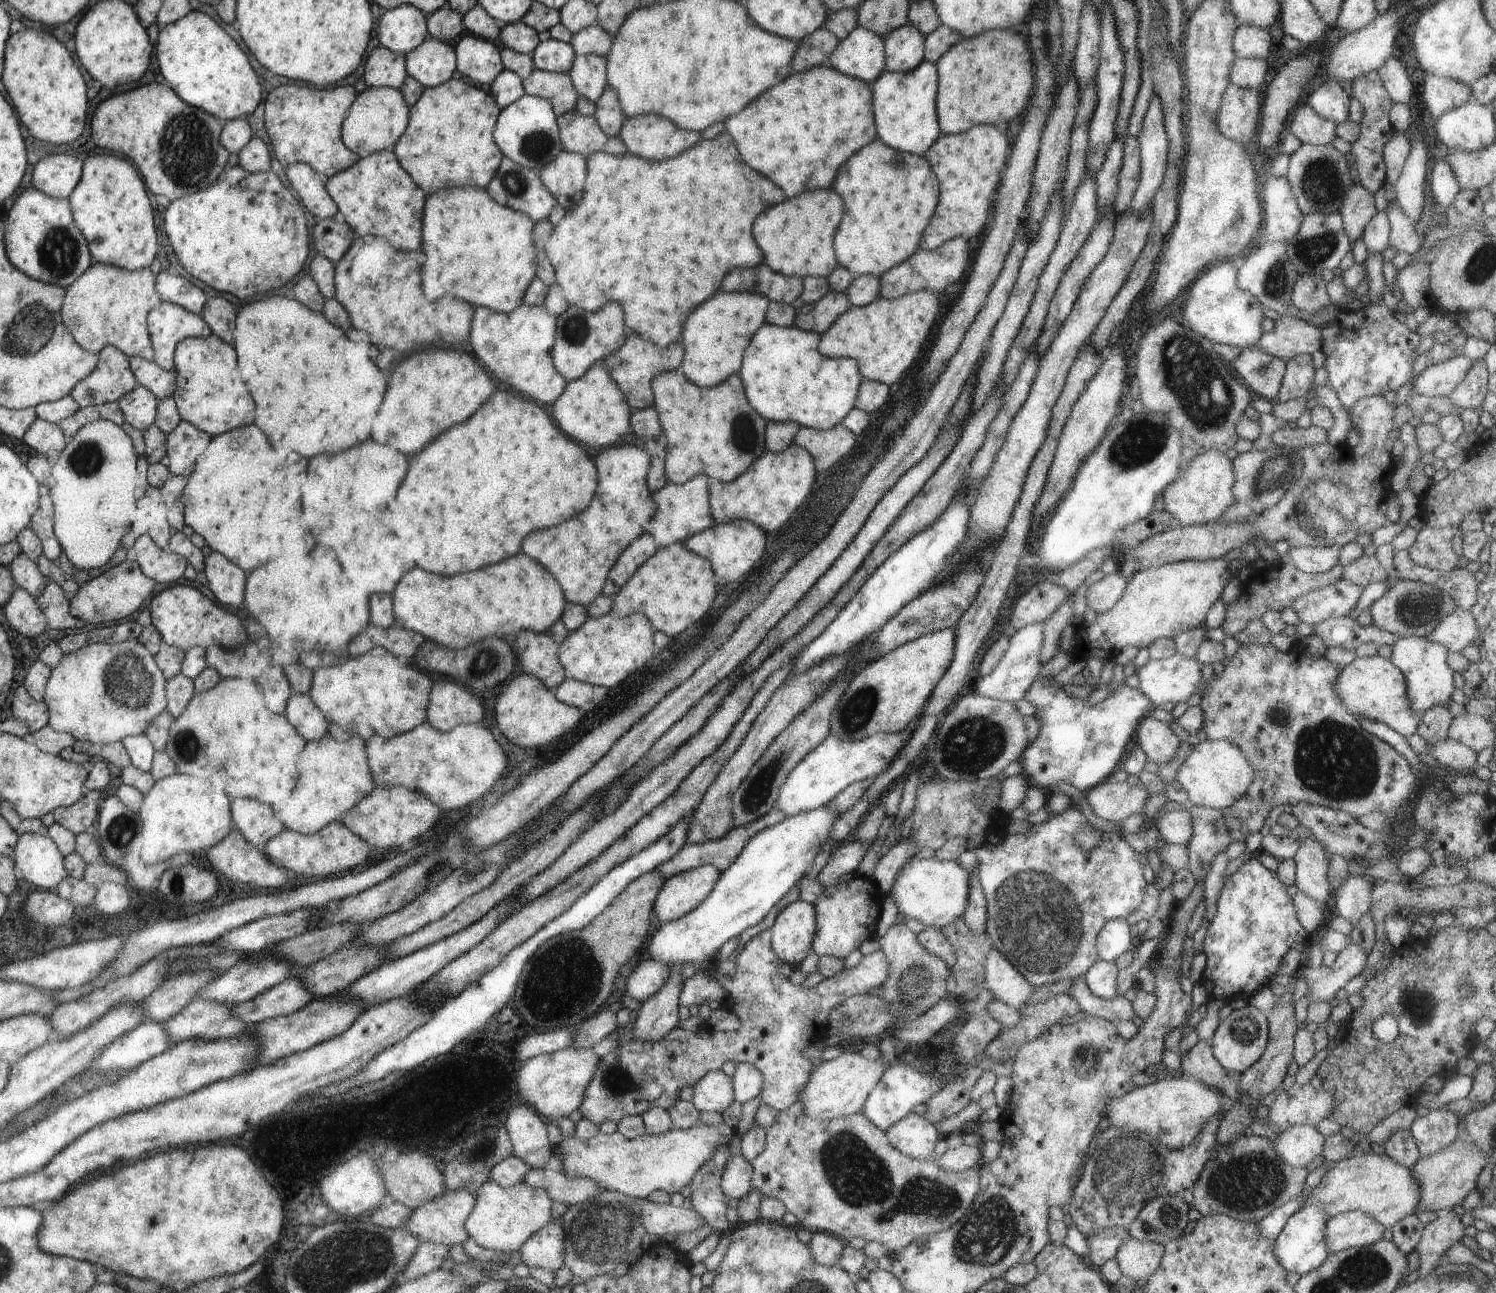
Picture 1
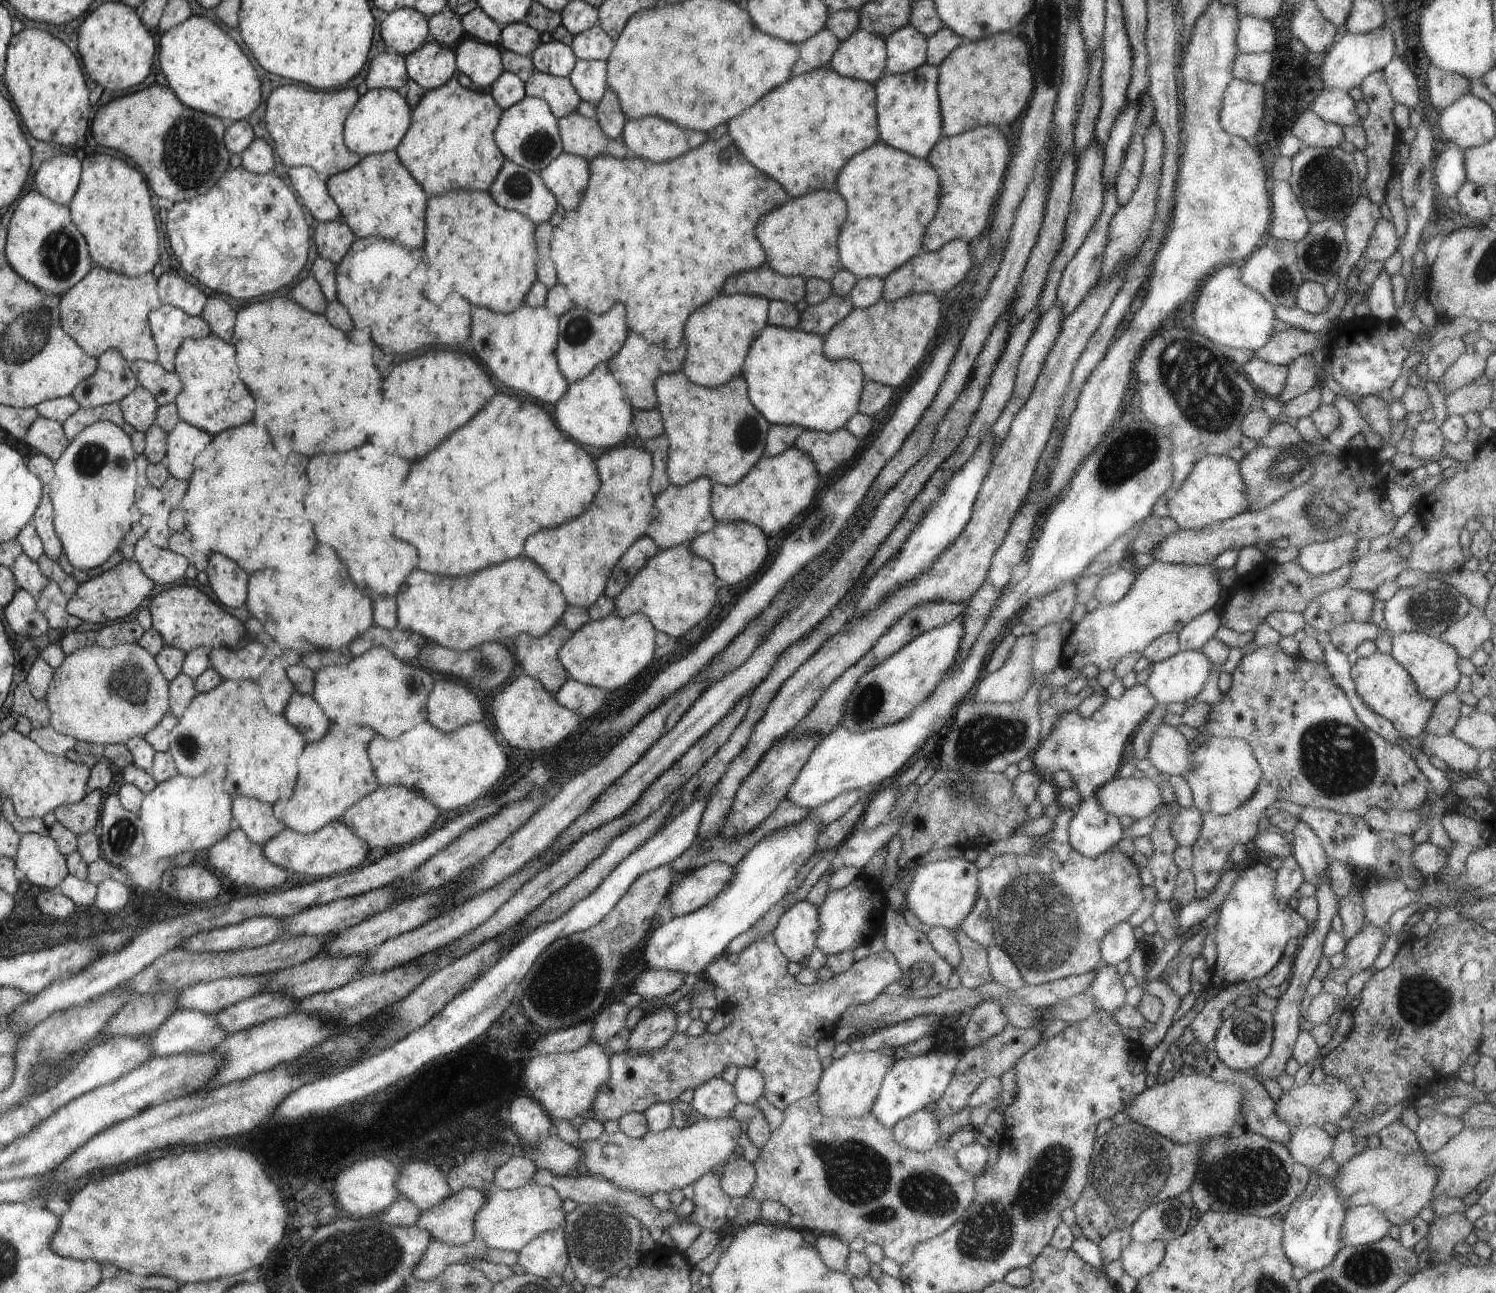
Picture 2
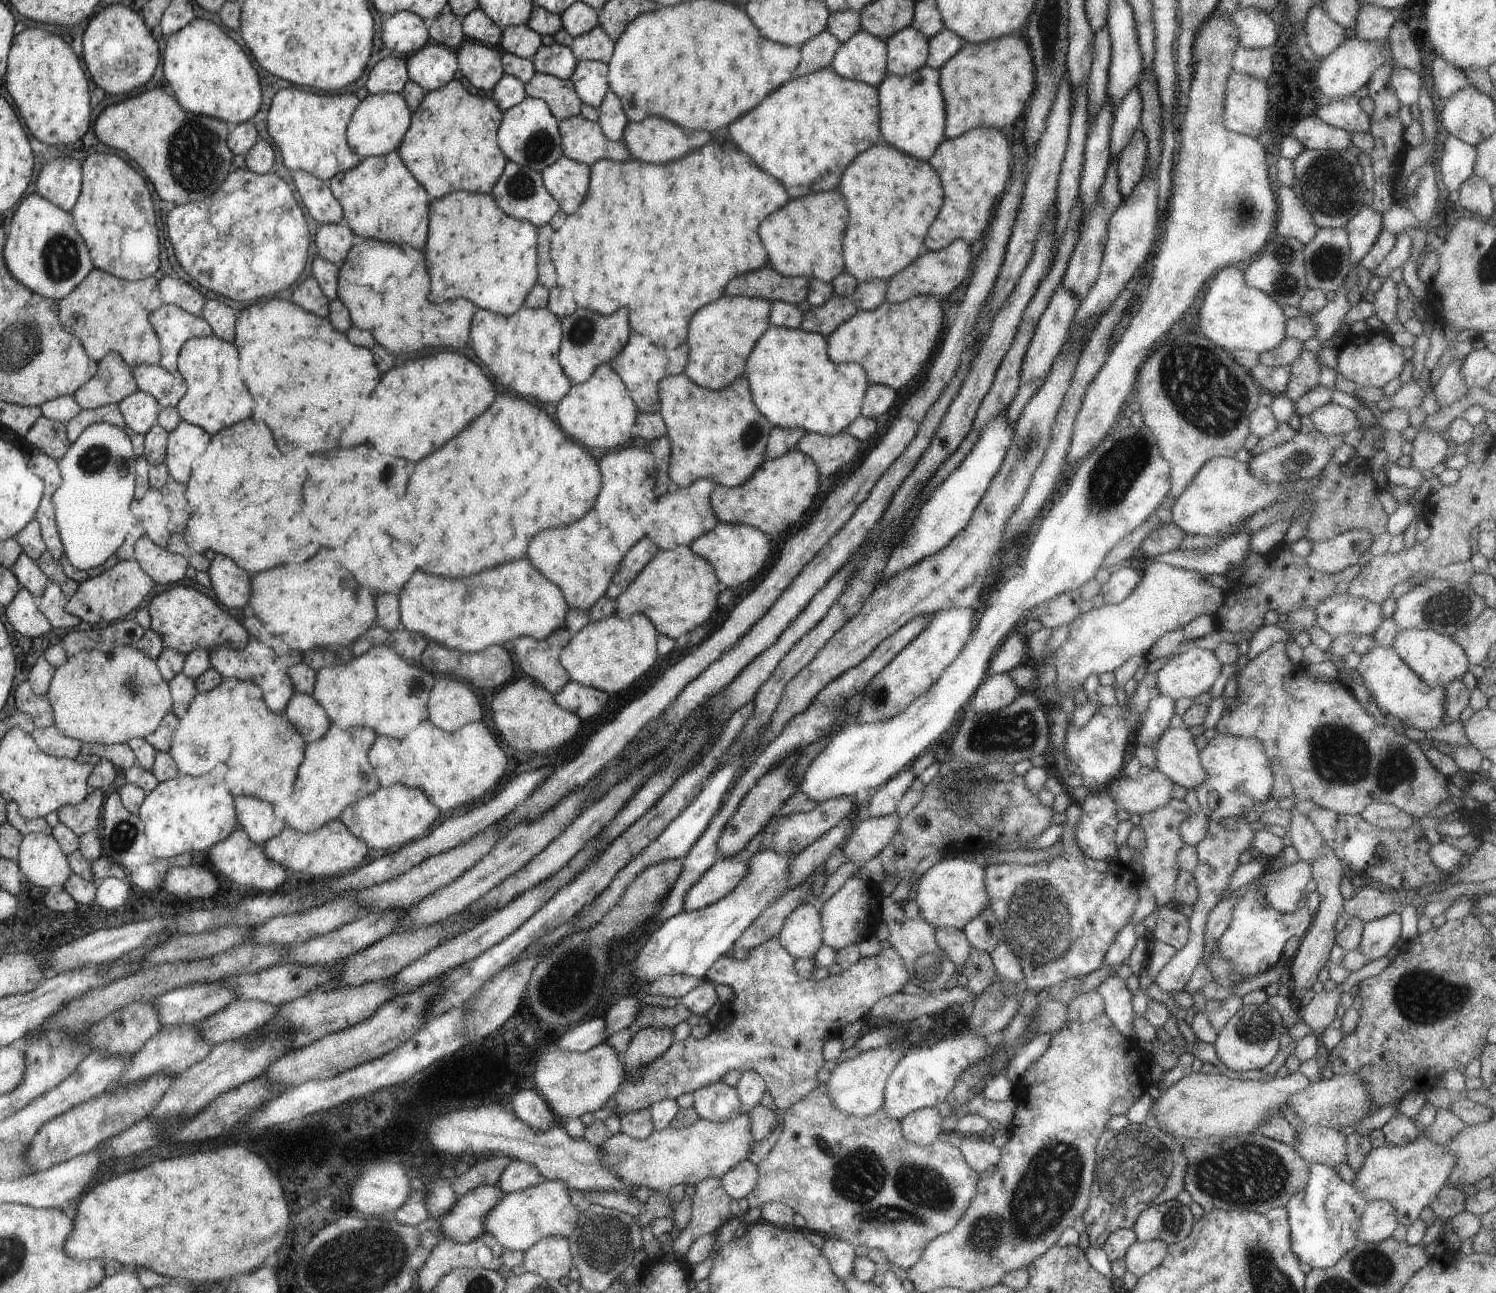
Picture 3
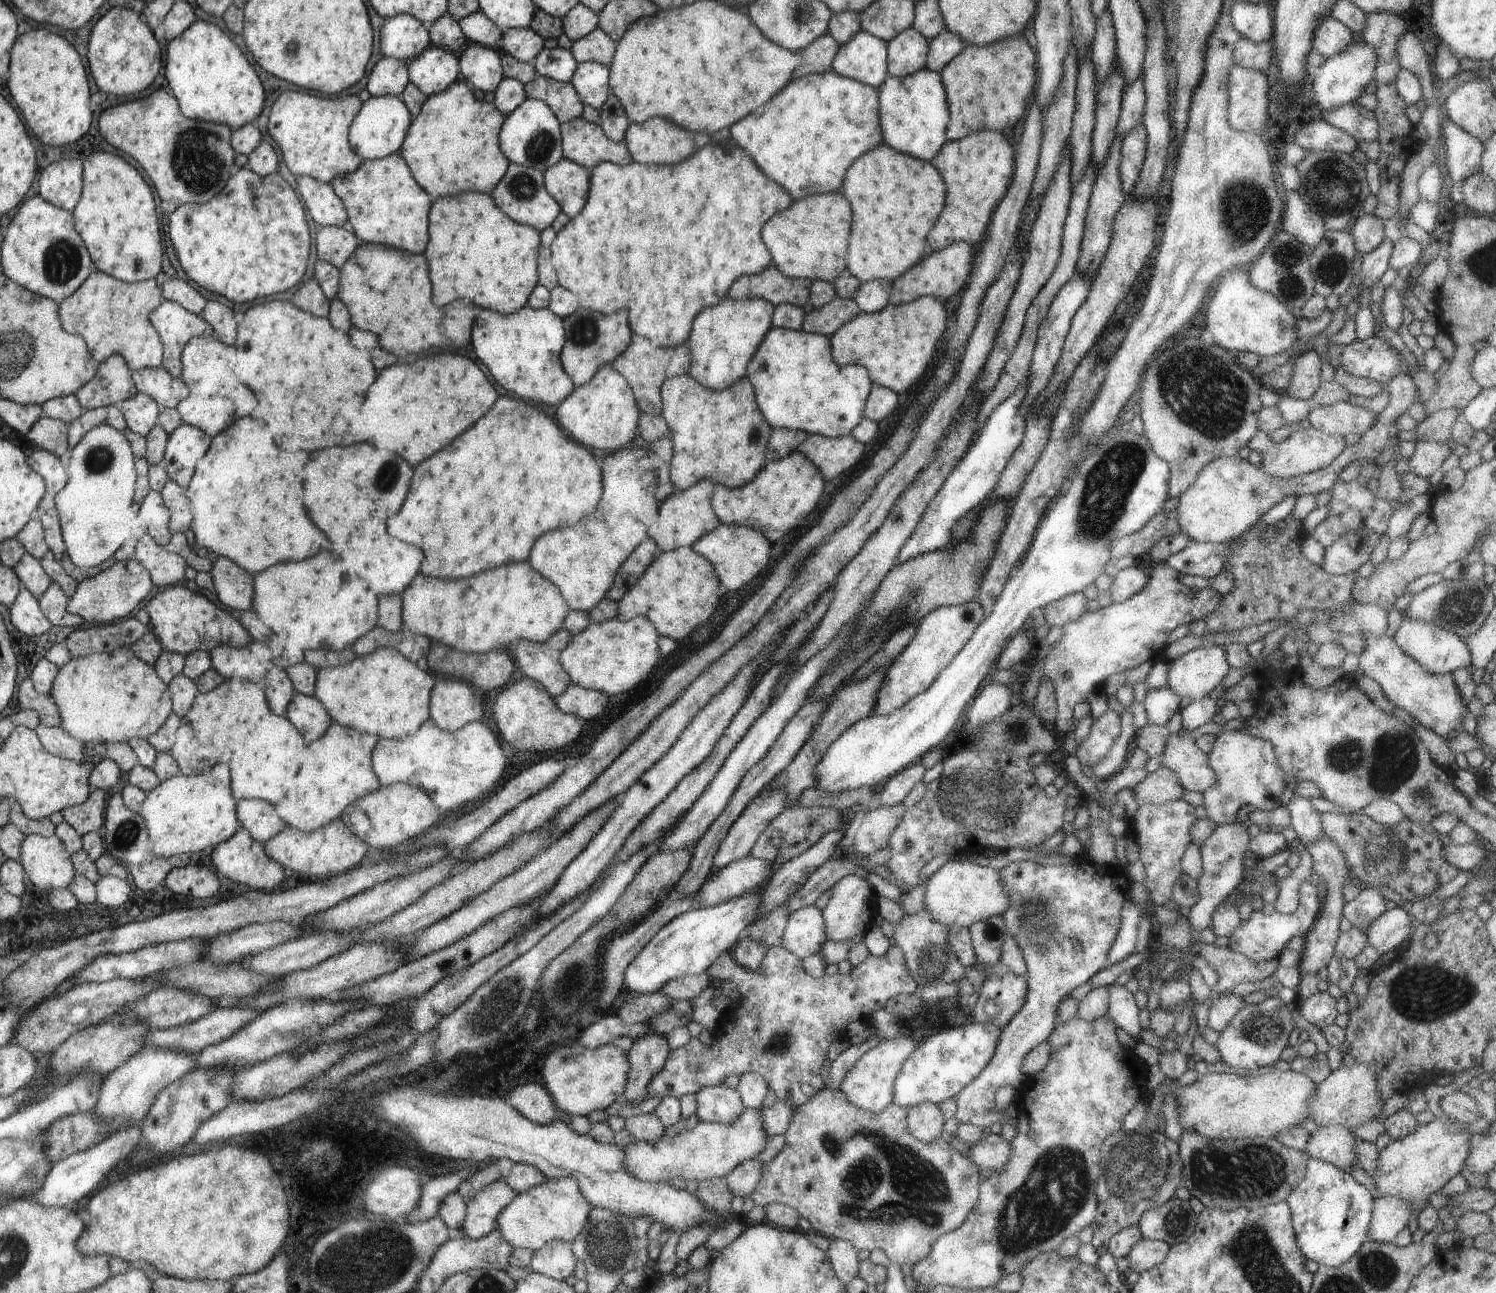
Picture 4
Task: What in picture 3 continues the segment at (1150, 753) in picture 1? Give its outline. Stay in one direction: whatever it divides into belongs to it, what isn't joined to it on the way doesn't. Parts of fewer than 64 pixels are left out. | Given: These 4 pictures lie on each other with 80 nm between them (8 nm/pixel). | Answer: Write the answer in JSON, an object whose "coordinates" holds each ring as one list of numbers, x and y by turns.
{"coordinates":[[1168,727,1155,744,1156,768,1173,783,1187,790,1195,788,1207,775,1199,754,1200,749,1188,729]]}

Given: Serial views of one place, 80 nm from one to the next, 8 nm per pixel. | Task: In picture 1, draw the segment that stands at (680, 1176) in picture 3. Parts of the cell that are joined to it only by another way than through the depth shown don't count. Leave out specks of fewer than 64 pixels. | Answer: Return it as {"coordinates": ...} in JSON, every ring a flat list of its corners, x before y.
{"coordinates":[[727,1123,715,1127,698,1124,689,1129,672,1128,661,1135,646,1134,635,1139,627,1139,618,1130,611,1135,599,1132,590,1140,564,1138,553,1146,552,1154,561,1162,560,1171,567,1177,587,1178,602,1189,646,1199,659,1190,678,1193,712,1159,714,1147,728,1146,735,1133,735,1128]]}

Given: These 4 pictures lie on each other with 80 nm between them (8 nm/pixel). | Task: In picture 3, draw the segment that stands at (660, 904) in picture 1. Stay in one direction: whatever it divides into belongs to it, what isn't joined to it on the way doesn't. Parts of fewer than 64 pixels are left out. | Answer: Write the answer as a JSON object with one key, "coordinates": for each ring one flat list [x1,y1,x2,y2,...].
{"coordinates":[[724,857,715,862,684,895,685,910,695,911,717,903,747,878,749,865]]}

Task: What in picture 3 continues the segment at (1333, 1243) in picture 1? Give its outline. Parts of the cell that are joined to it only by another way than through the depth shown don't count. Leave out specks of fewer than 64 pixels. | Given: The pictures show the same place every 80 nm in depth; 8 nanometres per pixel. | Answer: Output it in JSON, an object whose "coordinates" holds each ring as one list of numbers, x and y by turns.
{"coordinates":[[1370,1201,1361,1216,1357,1240,1377,1243,1392,1237,1396,1227,1395,1207,1386,1201]]}

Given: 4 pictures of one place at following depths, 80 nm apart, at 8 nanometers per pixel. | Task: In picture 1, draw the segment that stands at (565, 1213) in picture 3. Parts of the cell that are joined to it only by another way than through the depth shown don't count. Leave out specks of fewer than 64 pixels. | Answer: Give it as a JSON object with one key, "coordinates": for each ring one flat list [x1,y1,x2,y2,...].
{"coordinates":[[488,1180,475,1195,477,1203,466,1220,466,1230,482,1248,503,1253,518,1251,532,1235,553,1221,550,1210,553,1200,548,1192,524,1182,504,1188]]}

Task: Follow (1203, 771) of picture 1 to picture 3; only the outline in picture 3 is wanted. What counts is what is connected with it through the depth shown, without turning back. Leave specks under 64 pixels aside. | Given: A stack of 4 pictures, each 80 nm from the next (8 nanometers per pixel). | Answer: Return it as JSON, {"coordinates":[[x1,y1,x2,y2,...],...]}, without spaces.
{"coordinates":[[1218,733,1200,750,1199,755,1207,772,1203,783,1194,788,1201,811,1210,820,1244,815,1252,823,1252,811,1272,799,1274,775,1265,755,1264,743,1252,737]]}

